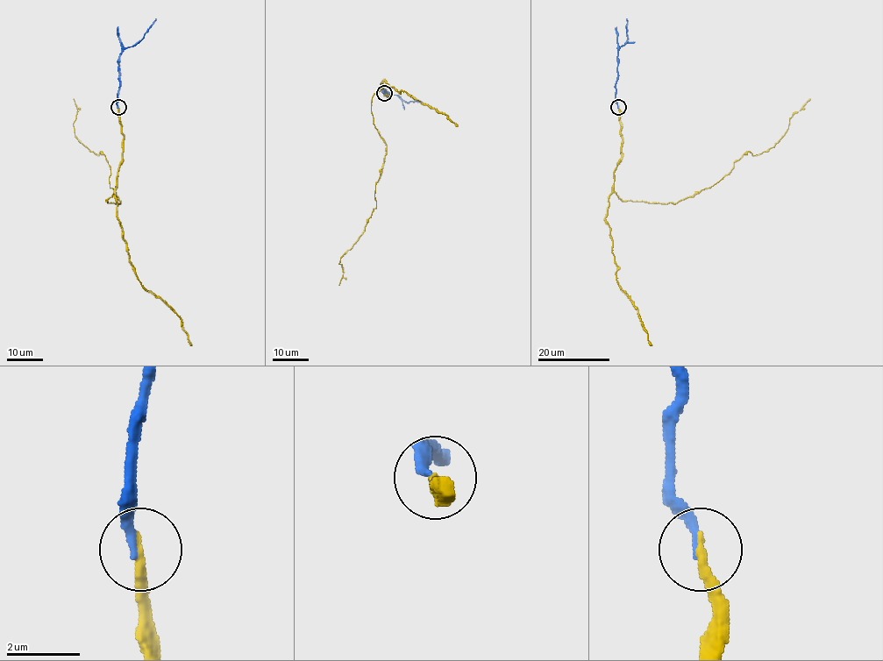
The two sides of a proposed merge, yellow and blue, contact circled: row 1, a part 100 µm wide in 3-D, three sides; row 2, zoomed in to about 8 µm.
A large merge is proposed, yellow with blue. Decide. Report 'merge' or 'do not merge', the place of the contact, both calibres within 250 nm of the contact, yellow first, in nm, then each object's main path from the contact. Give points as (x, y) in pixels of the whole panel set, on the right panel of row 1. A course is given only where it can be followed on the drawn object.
merge | (618, 107) | 280/240 nm | yellow via (618, 107), (615, 194), (622, 201), (667, 204), (718, 182), (748, 152), (766, 152), (810, 99) | blue via (617, 107), (617, 53), (627, 39), (626, 18)

